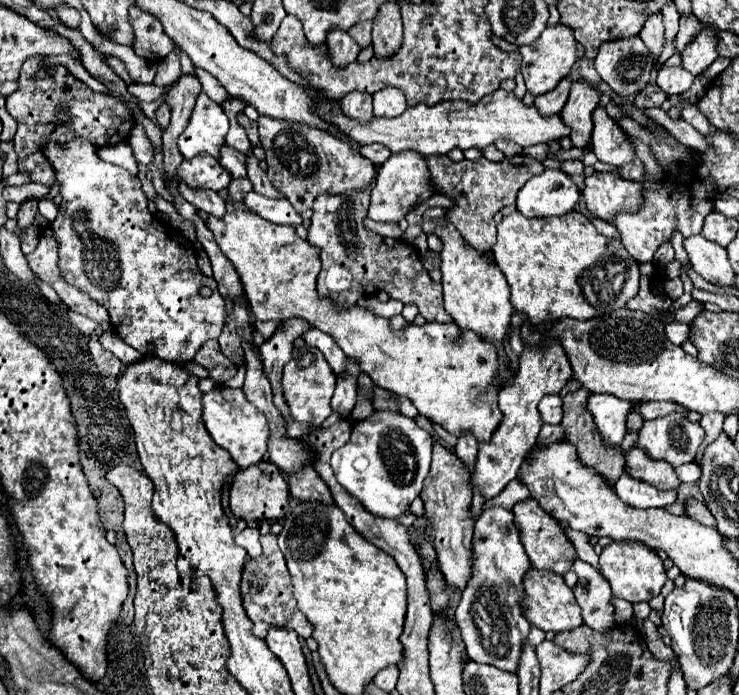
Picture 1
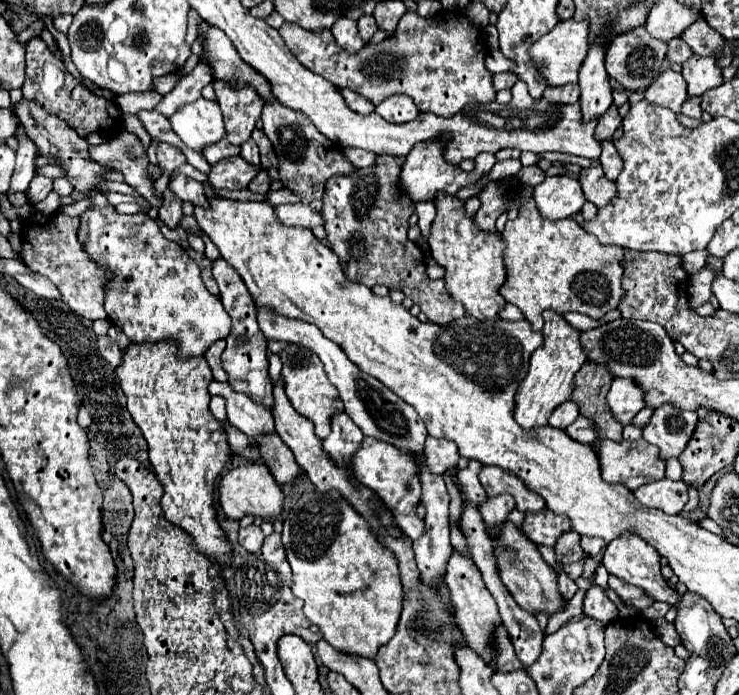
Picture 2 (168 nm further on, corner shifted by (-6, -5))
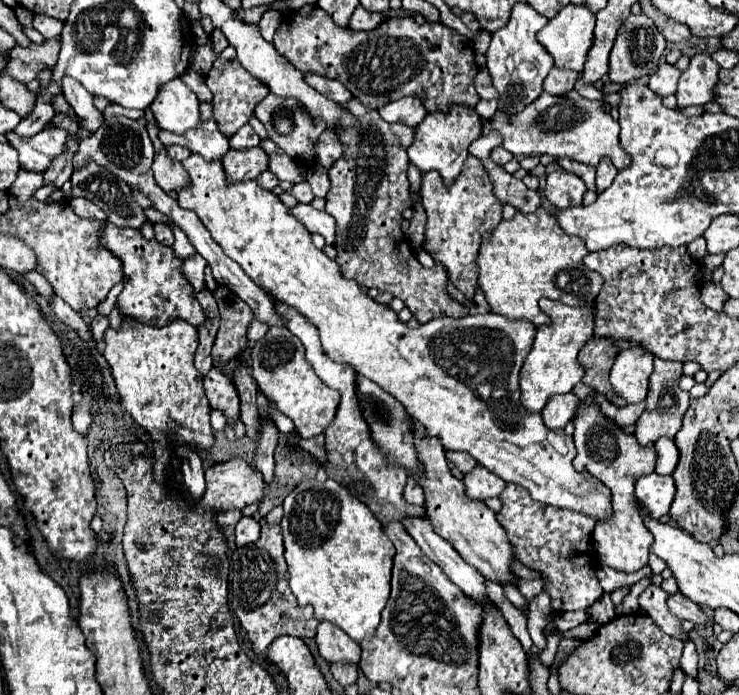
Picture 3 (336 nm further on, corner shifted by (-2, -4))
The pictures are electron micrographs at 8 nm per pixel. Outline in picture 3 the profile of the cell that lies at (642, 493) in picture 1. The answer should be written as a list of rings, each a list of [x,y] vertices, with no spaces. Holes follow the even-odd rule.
[[[654,472],[642,476],[636,482],[636,498],[648,508],[650,516],[654,518],[662,518],[664,514],[668,514],[670,504],[674,502],[674,492],[676,492],[676,484],[672,476],[660,476]]]

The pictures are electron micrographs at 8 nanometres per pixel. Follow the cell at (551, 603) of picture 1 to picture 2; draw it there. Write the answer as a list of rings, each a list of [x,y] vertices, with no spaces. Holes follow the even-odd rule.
[[[506,521],[500,533],[492,535],[490,539],[492,539],[492,549],[494,549],[500,579],[522,609],[526,609],[528,613],[544,611],[546,615],[554,615],[564,607],[564,599],[560,597],[558,583],[556,583],[558,577],[554,569],[542,559],[536,545],[530,545],[530,541],[526,541],[526,535],[514,523]]]

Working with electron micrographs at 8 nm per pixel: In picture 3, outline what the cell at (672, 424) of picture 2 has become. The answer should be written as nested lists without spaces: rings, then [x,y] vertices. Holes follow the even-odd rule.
[[[654,358],[654,372],[650,376],[650,392],[646,396],[648,406],[644,410],[644,414],[638,418],[636,422],[636,432],[634,436],[638,438],[638,442],[642,446],[654,444],[654,440],[662,438],[662,436],[670,436],[674,438],[674,434],[678,432],[678,428],[682,426],[682,418],[690,406],[690,396],[686,390],[678,388],[678,378],[682,376],[682,362],[670,362],[670,360],[662,360],[662,358]]]

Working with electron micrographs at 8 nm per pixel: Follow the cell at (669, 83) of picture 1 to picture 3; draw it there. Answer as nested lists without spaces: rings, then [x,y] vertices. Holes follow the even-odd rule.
[[[668,62],[660,64],[658,70],[650,76],[650,90],[656,92],[658,96],[670,96],[676,94],[676,86],[678,86],[678,78],[680,78],[680,70]]]

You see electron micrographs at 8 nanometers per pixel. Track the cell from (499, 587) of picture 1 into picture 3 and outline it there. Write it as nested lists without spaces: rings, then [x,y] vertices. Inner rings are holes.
[[[476,468],[474,472],[464,476],[466,494],[472,500],[486,500],[486,498],[498,498],[502,494],[502,488],[506,488],[506,482],[500,476],[494,476],[494,472],[486,468]]]

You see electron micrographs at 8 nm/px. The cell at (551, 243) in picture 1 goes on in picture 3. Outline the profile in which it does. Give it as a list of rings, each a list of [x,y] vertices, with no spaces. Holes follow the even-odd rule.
[[[538,208],[534,214],[516,212],[512,220],[502,220],[498,228],[482,238],[476,264],[480,268],[478,284],[486,294],[492,312],[514,320],[528,320],[534,326],[550,319],[540,308],[540,298],[558,300],[568,306],[590,306],[602,290],[602,276],[584,266],[582,258],[588,254],[578,236],[570,236],[558,228],[558,220],[546,210]],[[564,278],[564,286],[562,280]]]

